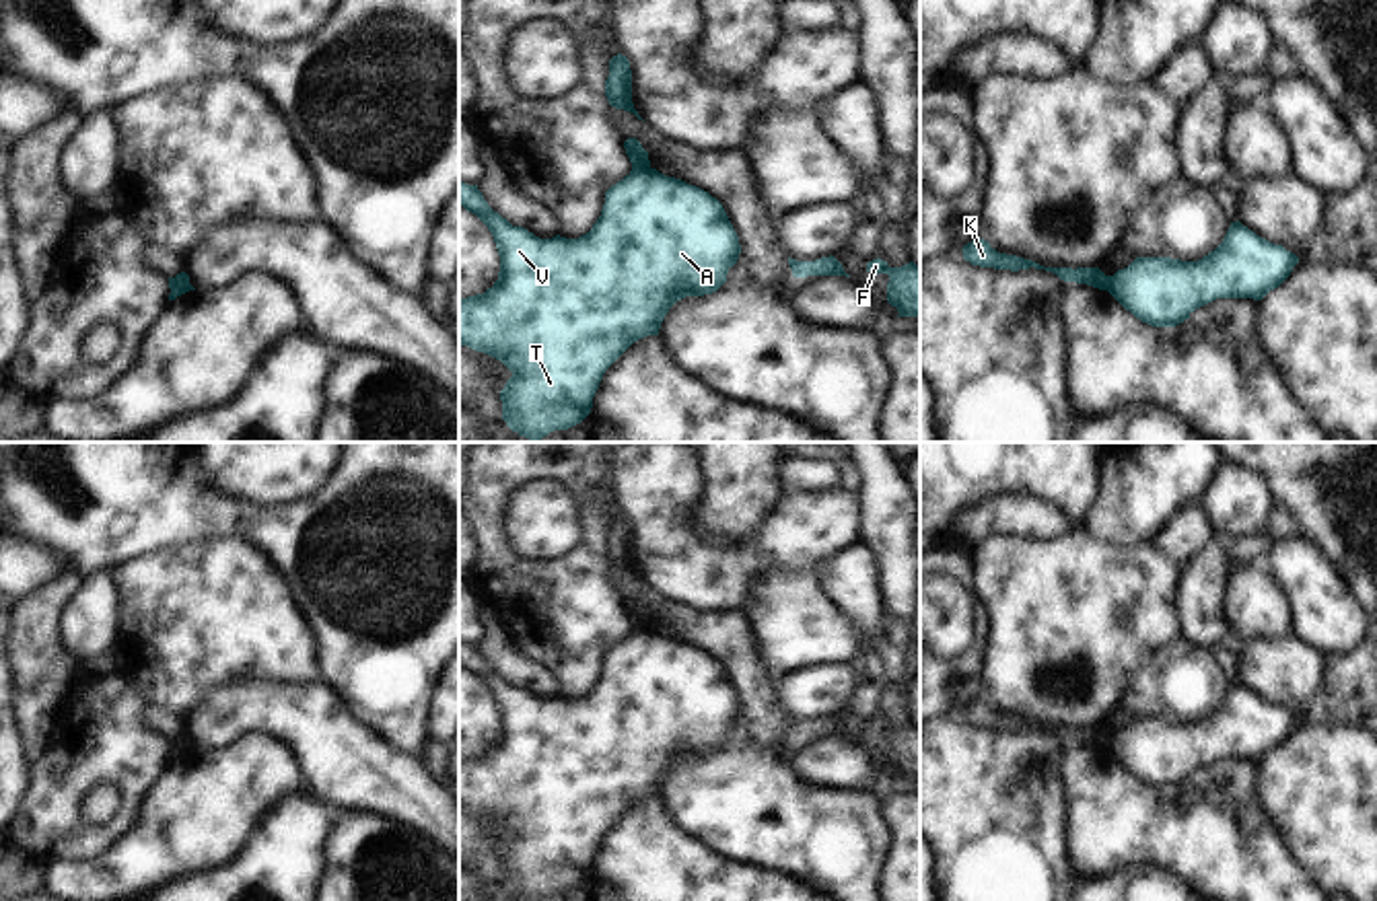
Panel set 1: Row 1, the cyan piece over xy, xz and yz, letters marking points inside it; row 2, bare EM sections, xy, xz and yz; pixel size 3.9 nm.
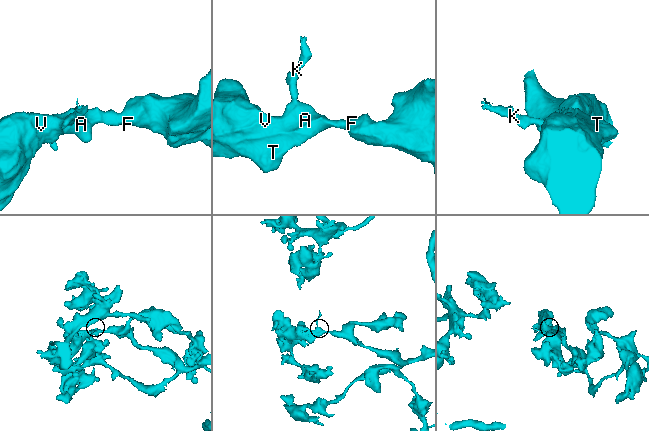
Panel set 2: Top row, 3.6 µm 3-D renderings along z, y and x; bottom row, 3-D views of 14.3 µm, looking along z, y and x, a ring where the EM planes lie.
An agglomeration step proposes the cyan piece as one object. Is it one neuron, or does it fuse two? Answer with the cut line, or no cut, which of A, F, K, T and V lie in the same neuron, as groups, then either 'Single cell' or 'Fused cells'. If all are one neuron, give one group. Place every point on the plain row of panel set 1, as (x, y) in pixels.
Split along xz (649, 628), (632, 632). Groups: A F T V / K. Fused cells

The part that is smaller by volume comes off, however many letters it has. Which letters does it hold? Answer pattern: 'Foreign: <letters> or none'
Foreign: K

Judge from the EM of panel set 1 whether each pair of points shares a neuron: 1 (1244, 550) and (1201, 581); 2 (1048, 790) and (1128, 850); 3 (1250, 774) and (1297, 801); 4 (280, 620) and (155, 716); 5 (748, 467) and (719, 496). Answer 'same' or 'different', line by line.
1: different
2: different
3: different
4: different
5: same

